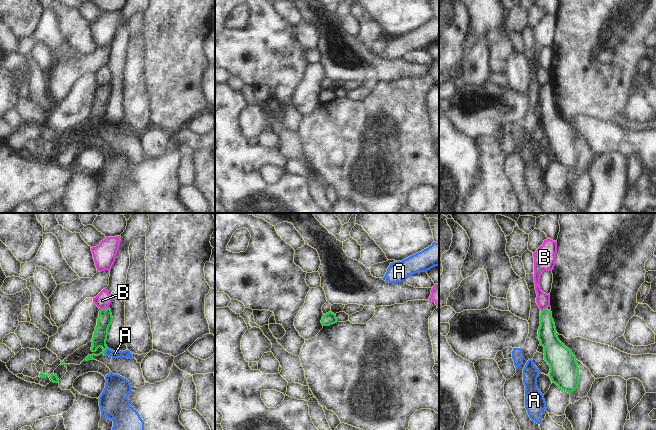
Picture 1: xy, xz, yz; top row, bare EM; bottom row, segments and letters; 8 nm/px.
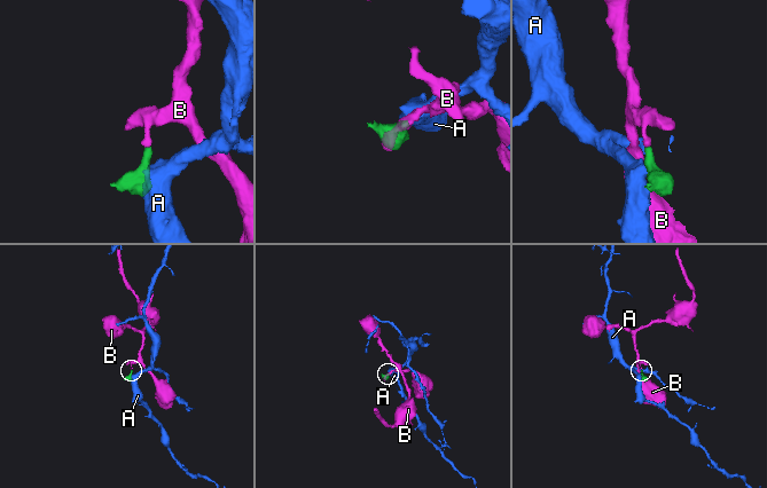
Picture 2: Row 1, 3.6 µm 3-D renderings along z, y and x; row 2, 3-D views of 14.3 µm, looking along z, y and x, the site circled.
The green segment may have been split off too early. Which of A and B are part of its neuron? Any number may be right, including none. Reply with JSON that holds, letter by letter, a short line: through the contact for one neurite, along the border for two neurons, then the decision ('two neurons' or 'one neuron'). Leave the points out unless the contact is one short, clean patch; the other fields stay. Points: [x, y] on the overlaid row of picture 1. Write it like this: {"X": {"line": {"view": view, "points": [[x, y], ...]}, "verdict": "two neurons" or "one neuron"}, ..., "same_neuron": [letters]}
{"A": {"line": {"view": "xy", "points": [[107, 347], [104, 354]]}, "verdict": "two neurons"}, "B": {"line": {"view": "xy", "points": [[108, 307], [100, 310]]}, "verdict": "two neurons"}, "same_neuron": []}

